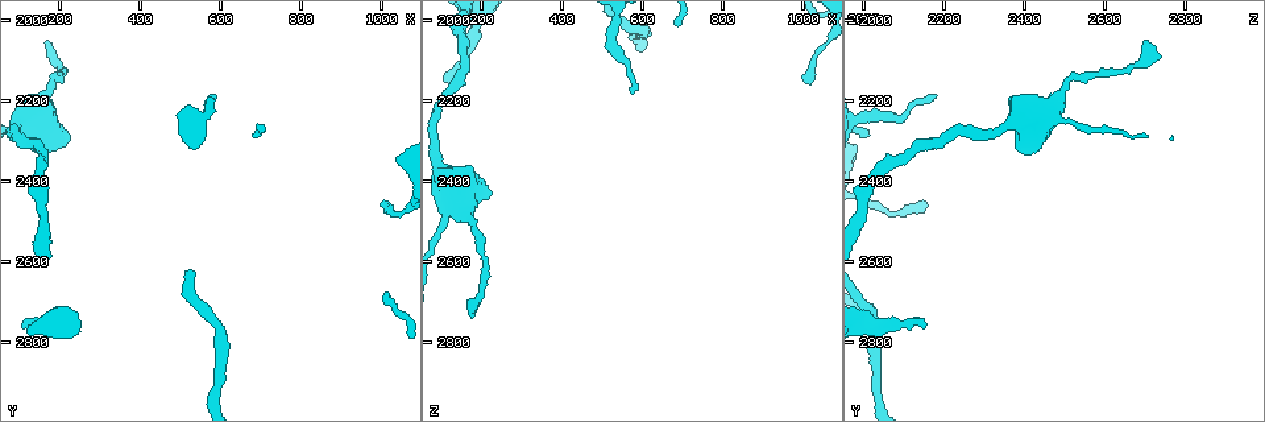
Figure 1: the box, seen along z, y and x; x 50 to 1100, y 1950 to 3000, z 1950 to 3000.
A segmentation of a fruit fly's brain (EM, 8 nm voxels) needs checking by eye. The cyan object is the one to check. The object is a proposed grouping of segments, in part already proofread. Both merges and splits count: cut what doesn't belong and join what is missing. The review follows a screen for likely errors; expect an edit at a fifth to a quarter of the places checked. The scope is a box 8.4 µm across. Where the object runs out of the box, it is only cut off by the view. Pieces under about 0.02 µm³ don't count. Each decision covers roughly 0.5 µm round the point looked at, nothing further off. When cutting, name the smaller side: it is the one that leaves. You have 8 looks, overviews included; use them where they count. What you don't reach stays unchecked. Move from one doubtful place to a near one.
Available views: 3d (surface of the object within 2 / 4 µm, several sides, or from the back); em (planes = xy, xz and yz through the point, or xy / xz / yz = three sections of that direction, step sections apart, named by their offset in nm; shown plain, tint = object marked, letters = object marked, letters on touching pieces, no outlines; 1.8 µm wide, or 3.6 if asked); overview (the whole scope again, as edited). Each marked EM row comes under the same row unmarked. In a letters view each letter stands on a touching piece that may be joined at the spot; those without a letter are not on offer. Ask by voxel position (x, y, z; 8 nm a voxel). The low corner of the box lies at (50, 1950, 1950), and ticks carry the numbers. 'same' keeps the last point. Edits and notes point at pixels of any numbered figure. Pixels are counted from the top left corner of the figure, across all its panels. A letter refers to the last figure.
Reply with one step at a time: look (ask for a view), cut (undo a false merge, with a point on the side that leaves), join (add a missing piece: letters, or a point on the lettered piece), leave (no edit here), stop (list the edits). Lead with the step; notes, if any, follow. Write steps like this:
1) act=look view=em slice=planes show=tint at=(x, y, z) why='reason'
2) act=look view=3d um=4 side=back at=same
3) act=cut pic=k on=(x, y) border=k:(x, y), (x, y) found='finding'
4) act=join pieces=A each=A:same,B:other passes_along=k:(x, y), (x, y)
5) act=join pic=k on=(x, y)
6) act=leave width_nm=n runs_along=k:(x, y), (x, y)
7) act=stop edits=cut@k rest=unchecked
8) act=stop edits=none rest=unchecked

act=look view=em slice=xy step=8 show=tint at=(1010, 2455, 2160) why='tapers out'

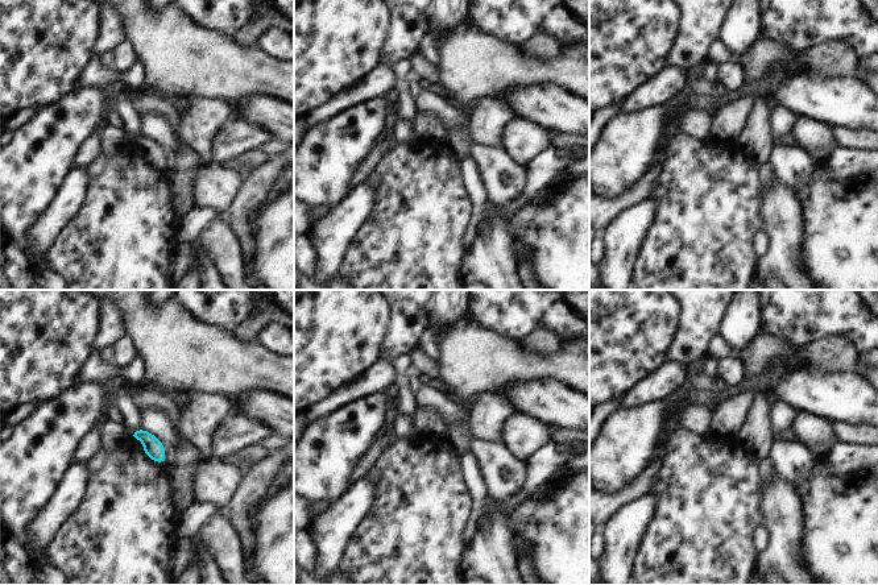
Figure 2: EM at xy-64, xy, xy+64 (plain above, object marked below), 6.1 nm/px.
act=look view=em slice=planes show=letters at=same

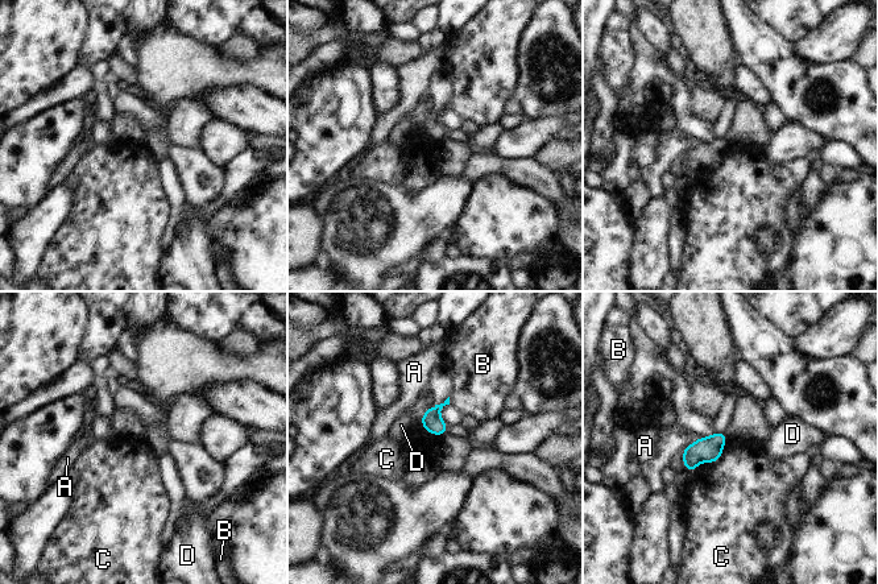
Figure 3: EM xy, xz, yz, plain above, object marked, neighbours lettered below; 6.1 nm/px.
act=leave each=A:other,B:other,C:other,D:other border=3:(728, 437), (721, 456), (691, 473) found='none of them fits'

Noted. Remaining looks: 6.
act=look view=3d um=2 at=(575, 2190, 2185)

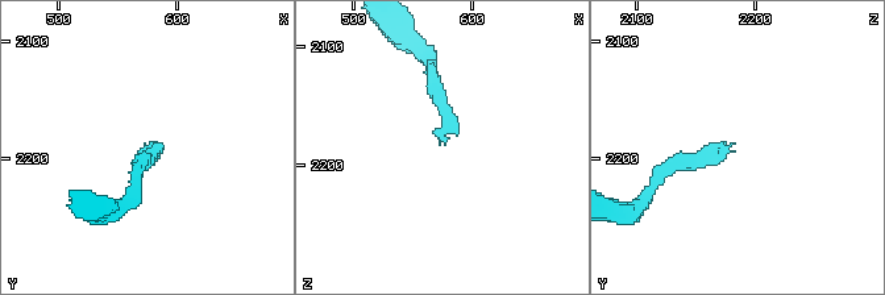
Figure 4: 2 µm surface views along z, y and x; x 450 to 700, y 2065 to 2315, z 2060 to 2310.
act=look view=em slice=xy step=8 show=tint at=(576, 2186, 2182) why='shape alone is not enough'

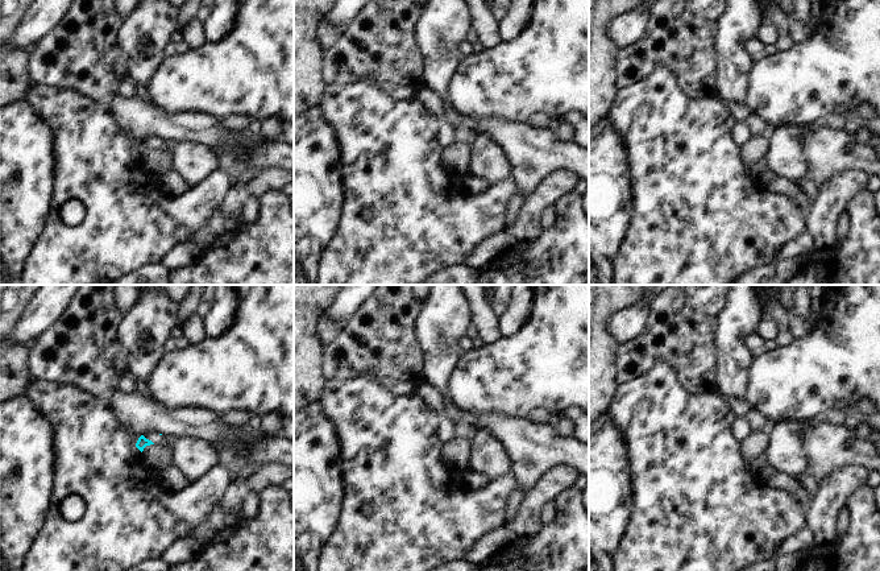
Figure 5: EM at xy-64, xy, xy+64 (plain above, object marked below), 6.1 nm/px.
act=look view=em slice=planes show=letters at=same

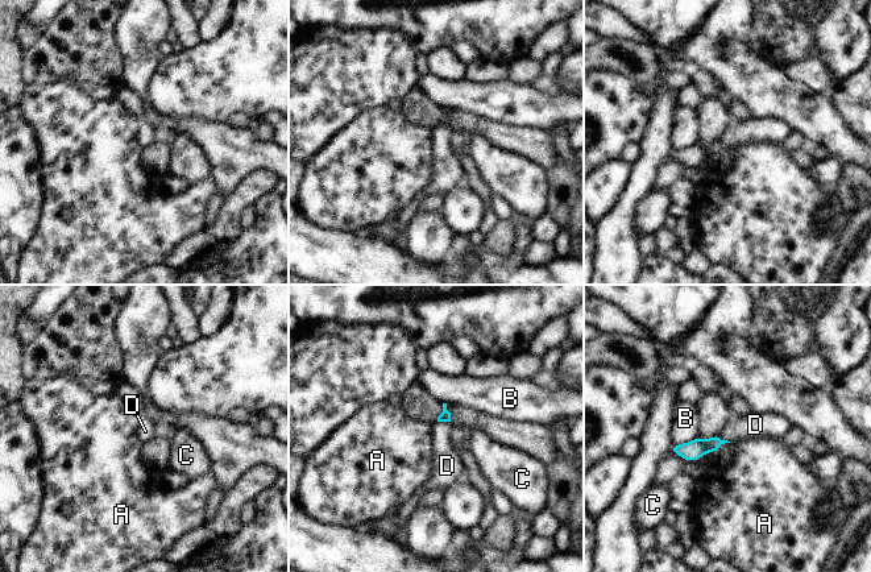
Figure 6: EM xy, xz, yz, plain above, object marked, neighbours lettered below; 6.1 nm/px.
act=join pieces=D each=A:other,B:other,C:other,D:same passes_along=6:(692, 451), (724, 440), (755, 425) found='it goes on there'

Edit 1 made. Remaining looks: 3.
act=stop edits=join@6 rest=unchecked

